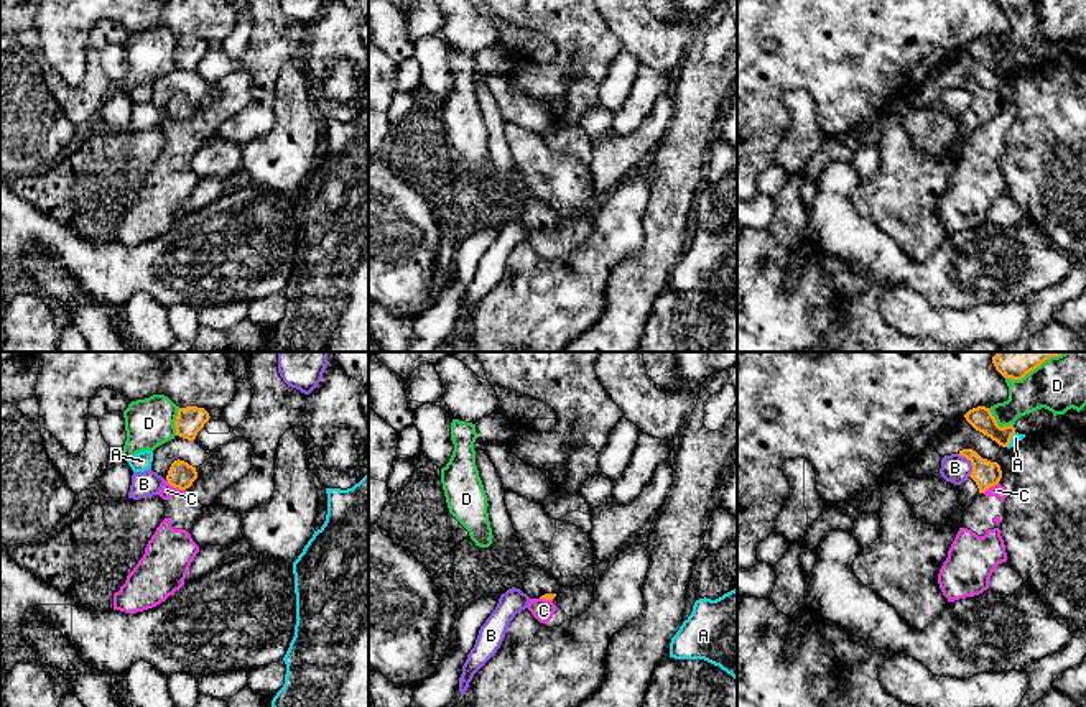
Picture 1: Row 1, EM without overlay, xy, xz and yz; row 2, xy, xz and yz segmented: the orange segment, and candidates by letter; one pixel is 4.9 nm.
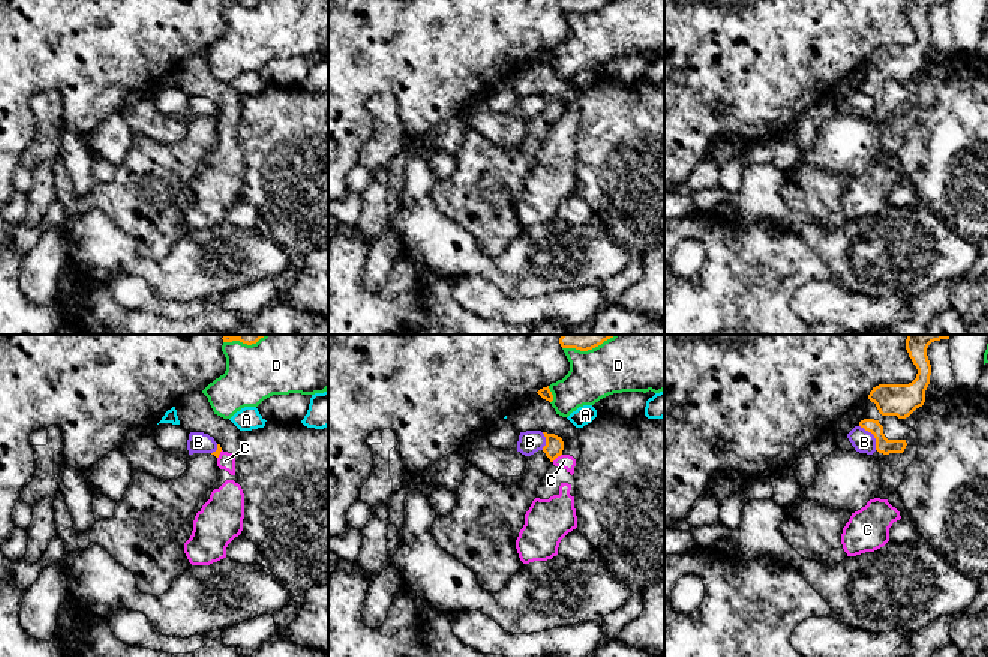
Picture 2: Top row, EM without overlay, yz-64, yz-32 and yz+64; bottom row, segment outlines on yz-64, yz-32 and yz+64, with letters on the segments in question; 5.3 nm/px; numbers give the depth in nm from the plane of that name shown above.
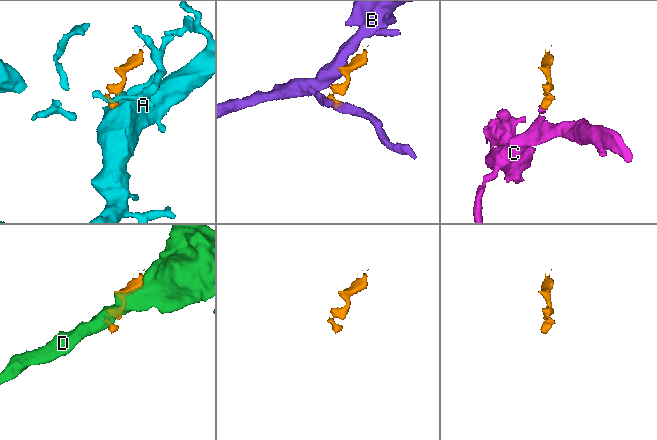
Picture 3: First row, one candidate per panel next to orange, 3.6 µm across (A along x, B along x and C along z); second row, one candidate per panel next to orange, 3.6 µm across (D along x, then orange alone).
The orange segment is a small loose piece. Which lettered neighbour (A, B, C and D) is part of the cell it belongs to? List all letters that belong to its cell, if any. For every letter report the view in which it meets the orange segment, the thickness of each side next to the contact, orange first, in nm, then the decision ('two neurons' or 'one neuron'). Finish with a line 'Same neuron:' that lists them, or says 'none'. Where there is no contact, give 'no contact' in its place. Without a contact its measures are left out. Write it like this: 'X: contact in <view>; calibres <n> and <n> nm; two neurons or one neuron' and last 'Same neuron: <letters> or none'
A: contact in yz; calibres 120 and 50 nm; two neurons
B: contact in yz; calibres 140 and 140 nm; two neurons
C: contact in xy; calibres 130 and 60 nm; two neurons
D: contact in yz; calibres 120 and 180 nm; two neurons
Same neuron: none

